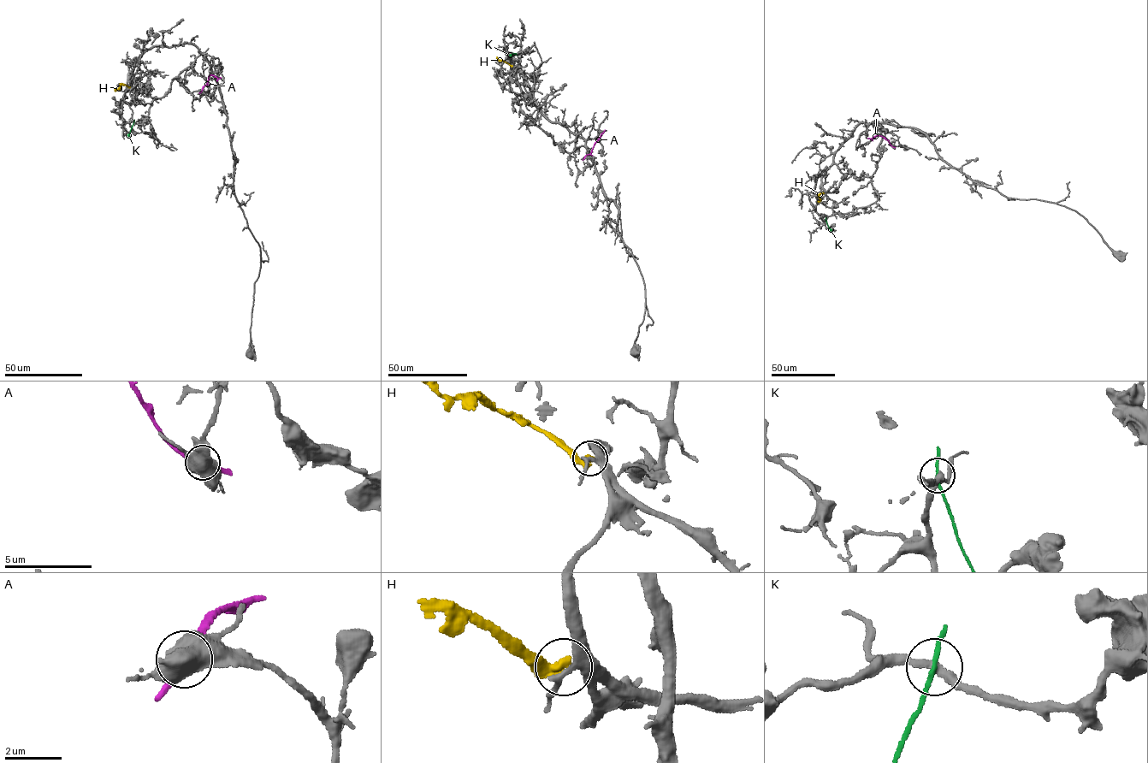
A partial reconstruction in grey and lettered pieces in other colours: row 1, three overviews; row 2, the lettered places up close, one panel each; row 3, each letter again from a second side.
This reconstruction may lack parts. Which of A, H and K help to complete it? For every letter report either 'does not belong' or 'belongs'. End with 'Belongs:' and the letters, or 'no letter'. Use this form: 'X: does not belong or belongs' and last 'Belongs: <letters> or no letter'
A: does not belong
H: does not belong
K: does not belong
Belongs: no letter

